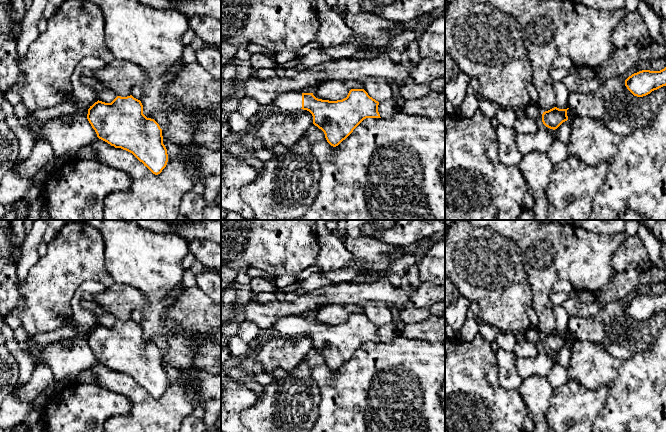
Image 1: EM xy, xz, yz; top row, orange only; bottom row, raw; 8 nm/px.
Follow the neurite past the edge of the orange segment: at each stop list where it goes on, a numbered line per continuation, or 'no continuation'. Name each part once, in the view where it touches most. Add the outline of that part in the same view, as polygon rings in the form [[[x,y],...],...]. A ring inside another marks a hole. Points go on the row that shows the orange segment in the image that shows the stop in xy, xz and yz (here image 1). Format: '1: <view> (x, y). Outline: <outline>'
1: xz (291, 101). Outline: [[[290,91],[278,94],[272,108],[284,113],[299,111],[302,108],[302,93]]]

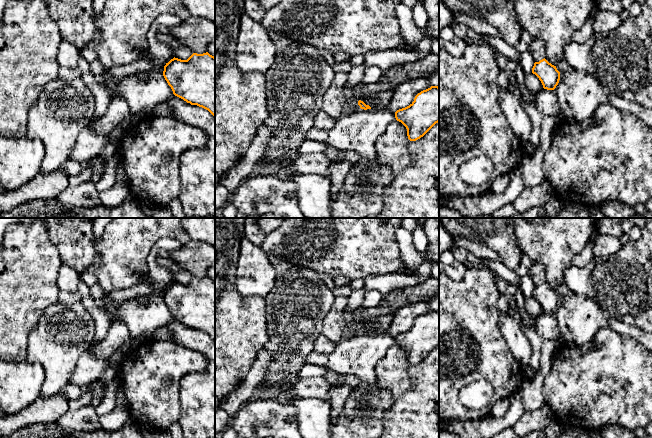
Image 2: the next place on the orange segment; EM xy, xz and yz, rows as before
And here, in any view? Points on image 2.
no continuation

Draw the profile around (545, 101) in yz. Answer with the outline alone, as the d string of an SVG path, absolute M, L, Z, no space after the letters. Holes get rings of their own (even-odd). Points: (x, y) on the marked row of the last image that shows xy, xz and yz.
M542 89L534 96L534 105L543 115L560 116L561 108L558 104L555 90Z

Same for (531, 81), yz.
M533 73L525 74L524 84L528 88L528 90L533 94L538 93L539 91L543 89L543 85L541 81Z

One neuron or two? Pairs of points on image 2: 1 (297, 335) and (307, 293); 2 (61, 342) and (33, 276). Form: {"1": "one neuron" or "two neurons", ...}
{"1": "one neuron", "2": "two neurons"}

